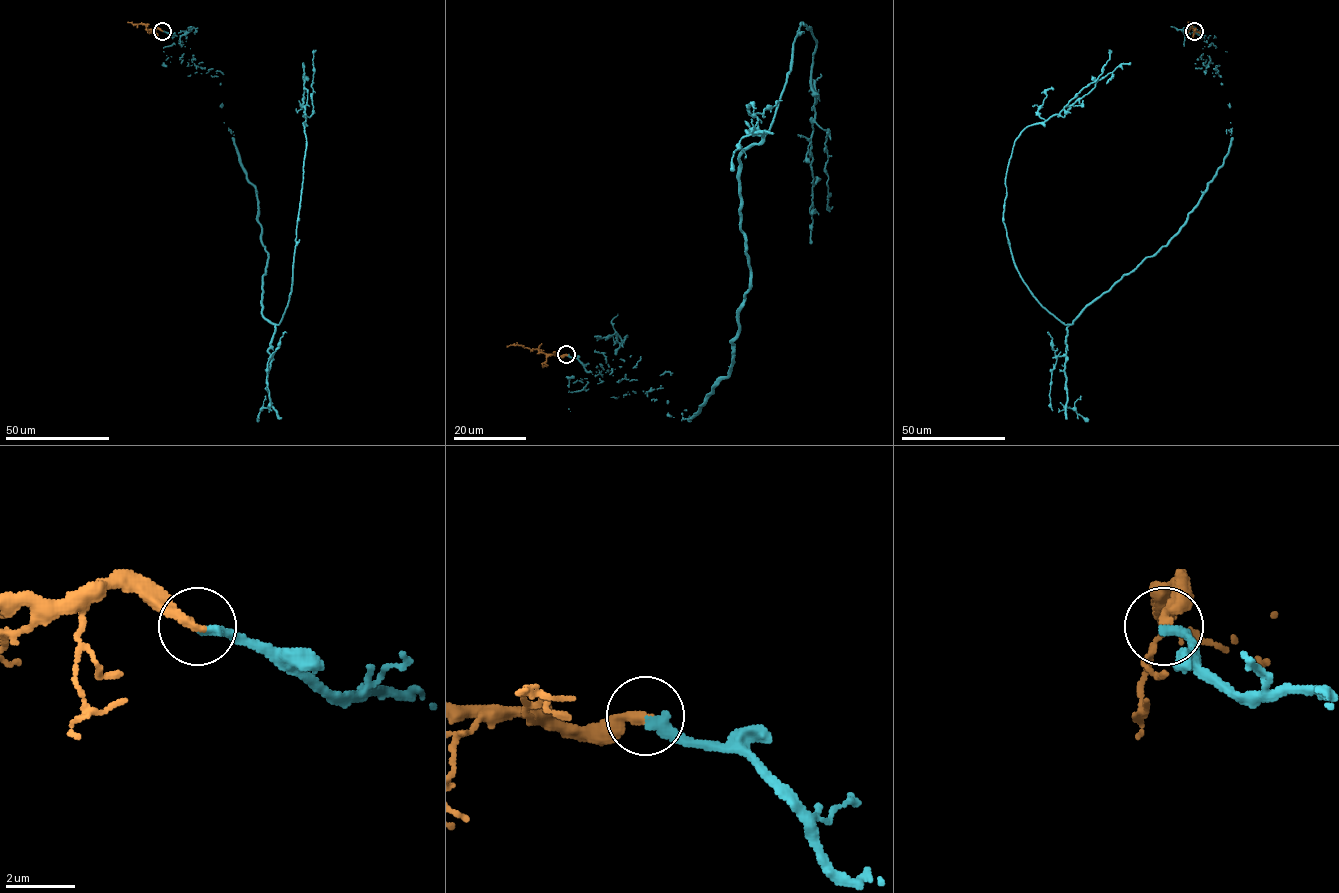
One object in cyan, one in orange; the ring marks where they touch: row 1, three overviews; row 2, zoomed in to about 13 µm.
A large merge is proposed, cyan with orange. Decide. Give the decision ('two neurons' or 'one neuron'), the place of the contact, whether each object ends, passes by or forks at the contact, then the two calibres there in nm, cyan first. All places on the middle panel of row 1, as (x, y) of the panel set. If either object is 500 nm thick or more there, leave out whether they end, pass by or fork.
one neuron; place (566, 354); cyan ends; orange ends; calibres 300 and 300 nm

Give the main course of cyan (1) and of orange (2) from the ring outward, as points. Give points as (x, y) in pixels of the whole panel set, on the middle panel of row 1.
1: (566, 354), (689, 420), (728, 374), (749, 289), (739, 155), (774, 117), (801, 23), (833, 206)
2: (566, 354), (560, 356), (515, 345), (506, 346)

